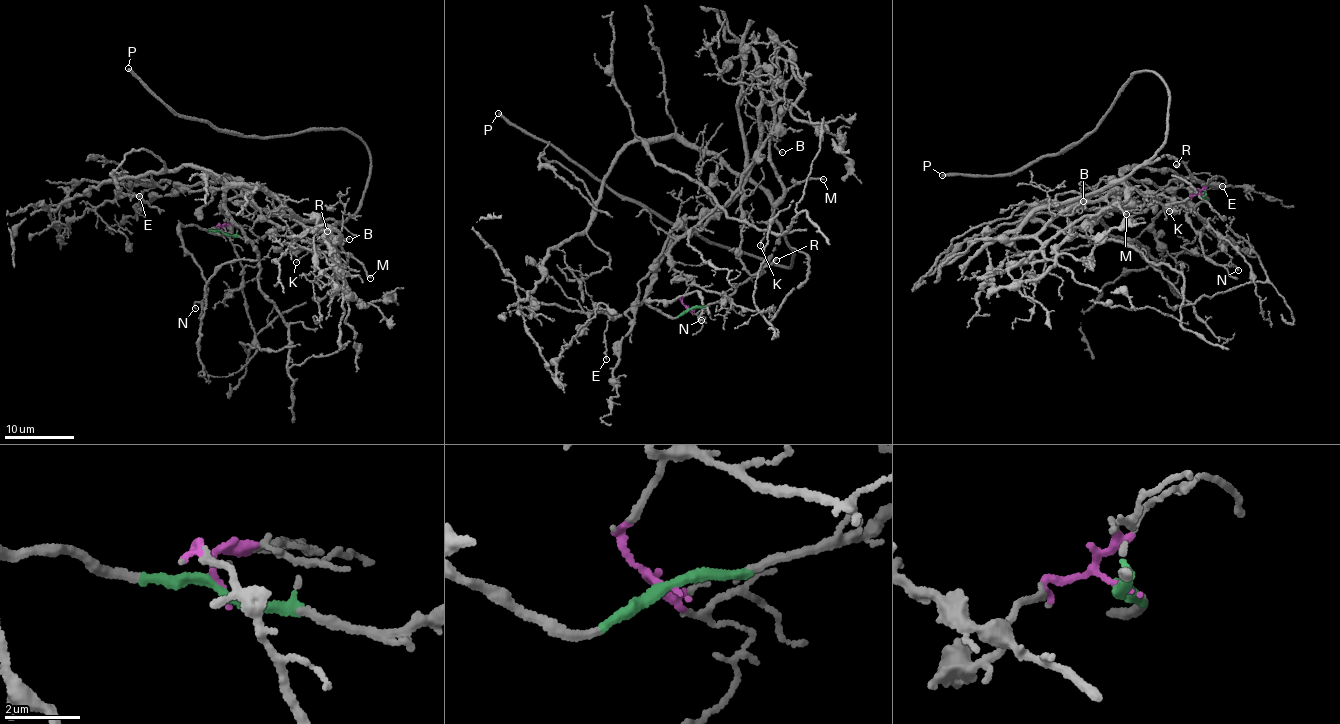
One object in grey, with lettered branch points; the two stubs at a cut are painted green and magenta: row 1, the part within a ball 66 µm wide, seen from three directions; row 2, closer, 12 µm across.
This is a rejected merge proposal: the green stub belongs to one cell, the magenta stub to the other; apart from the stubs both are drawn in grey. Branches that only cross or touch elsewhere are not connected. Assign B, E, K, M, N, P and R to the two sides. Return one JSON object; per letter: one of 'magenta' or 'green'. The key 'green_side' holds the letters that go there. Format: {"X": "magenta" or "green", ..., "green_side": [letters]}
{"B": "magenta", "E": "magenta", "K": "green", "M": "green", "N": "green", "P": "green", "R": "green", "green_side": ["K", "M", "N", "P", "R"]}

